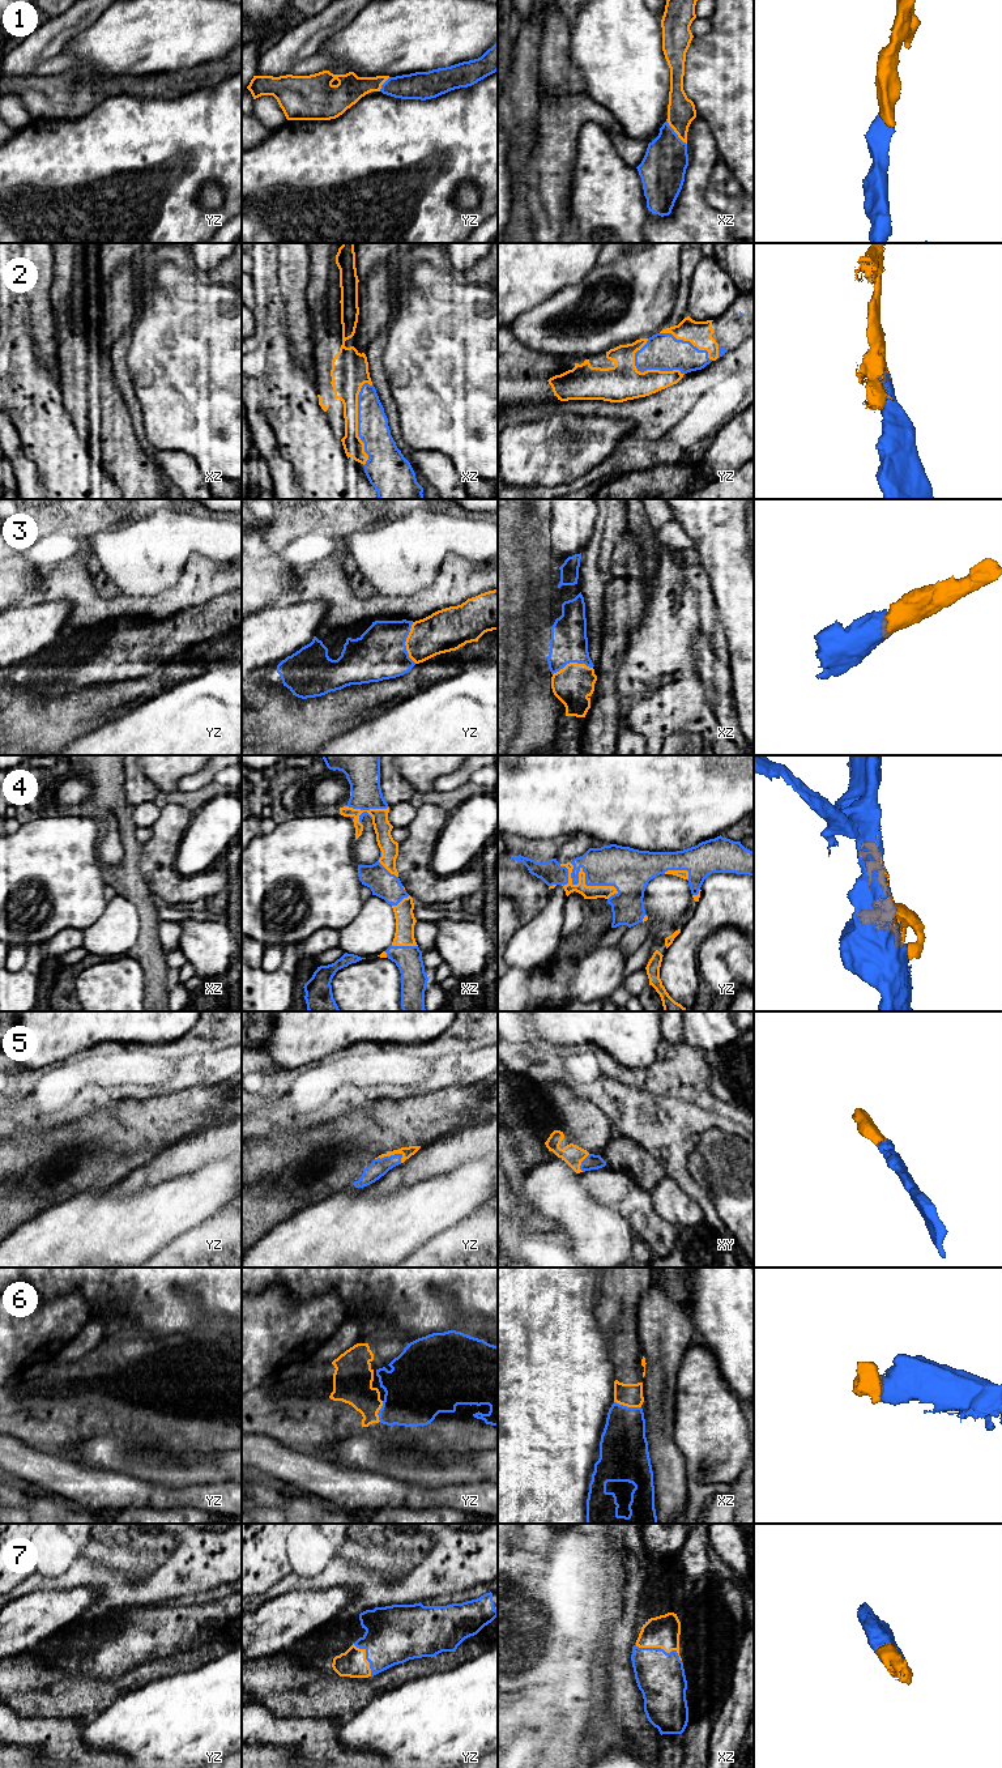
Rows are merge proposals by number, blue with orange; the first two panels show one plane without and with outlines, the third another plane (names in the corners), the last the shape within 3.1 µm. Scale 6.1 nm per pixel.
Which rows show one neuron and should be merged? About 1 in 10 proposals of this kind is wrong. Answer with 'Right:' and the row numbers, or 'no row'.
Right: 1, 2, 3, 4, 5, 6, 7

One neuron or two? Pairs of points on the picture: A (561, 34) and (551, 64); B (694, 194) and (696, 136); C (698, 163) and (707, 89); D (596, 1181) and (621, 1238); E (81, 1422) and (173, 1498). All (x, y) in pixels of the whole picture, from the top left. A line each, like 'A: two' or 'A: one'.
A: one
B: one
C: two
D: two
E: two

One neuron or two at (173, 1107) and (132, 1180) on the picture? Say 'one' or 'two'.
two

